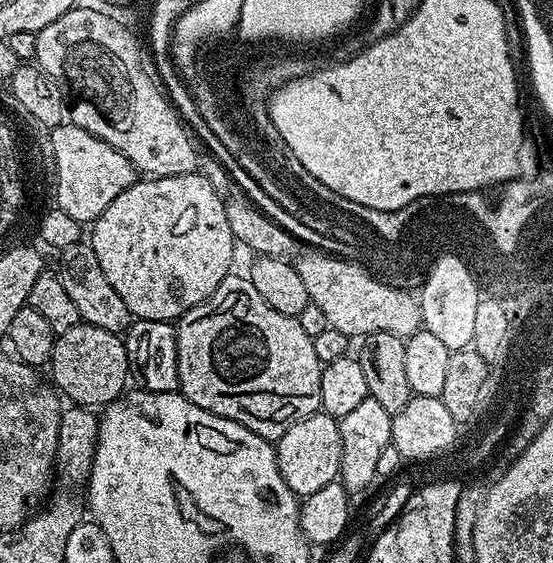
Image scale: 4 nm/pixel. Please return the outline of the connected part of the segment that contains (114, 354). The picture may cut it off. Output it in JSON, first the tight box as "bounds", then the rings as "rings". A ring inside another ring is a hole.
{"bounds":[51,322,130,409],"rings":[[[81,322],[70,326],[70,330],[59,333],[54,342],[51,368],[51,383],[58,389],[61,397],[69,396],[72,399],[69,401],[76,406],[99,409],[119,400],[129,387],[130,369],[124,336],[102,330],[102,326],[90,326]]]}

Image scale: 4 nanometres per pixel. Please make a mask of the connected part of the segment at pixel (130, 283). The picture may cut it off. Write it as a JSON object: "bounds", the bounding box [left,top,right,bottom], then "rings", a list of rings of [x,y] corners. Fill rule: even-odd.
{"bounds":[90,171,234,321],"rings":[[[194,171],[183,172],[181,176],[157,176],[155,178],[137,179],[136,183],[130,185],[126,190],[122,190],[122,194],[118,194],[118,198],[114,198],[114,202],[110,202],[110,206],[106,206],[106,210],[102,210],[102,214],[91,225],[92,237],[90,237],[90,243],[94,254],[98,254],[98,266],[102,266],[102,274],[106,274],[110,286],[114,286],[118,298],[122,298],[122,302],[126,302],[126,306],[135,319],[179,321],[186,310],[190,310],[201,304],[206,298],[210,298],[210,294],[214,294],[214,290],[218,290],[220,283],[230,275],[231,268],[228,267],[232,264],[234,237],[230,230],[230,222],[226,218],[225,203],[226,200],[214,192],[214,187],[210,186],[206,178]]]}

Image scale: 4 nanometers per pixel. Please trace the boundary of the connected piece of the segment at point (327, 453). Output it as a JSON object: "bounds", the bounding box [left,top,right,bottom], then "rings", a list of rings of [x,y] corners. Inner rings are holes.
{"bounds":[275,411,342,498],"rings":[[[318,411],[313,416],[302,418],[286,430],[279,440],[275,441],[278,470],[286,482],[286,486],[297,498],[306,498],[310,494],[318,494],[326,486],[337,483],[342,462],[342,434],[337,417],[327,416]]]}

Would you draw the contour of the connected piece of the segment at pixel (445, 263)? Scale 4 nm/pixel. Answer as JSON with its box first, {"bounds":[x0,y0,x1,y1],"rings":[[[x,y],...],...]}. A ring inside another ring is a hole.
{"bounds":[418,255,482,350],"rings":[[[444,255],[426,274],[424,289],[418,292],[423,327],[450,350],[469,347],[474,338],[474,313],[482,307],[482,293],[472,269],[463,259]]]}

